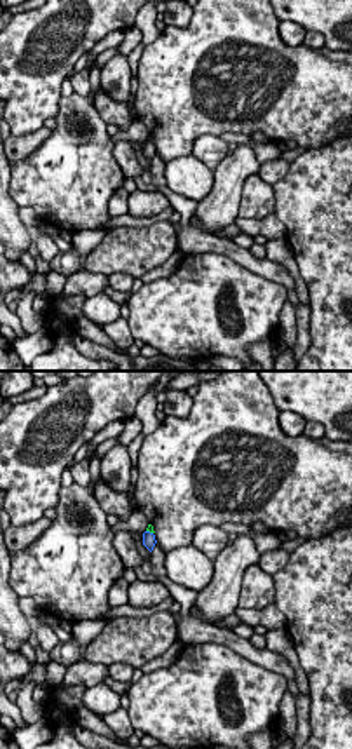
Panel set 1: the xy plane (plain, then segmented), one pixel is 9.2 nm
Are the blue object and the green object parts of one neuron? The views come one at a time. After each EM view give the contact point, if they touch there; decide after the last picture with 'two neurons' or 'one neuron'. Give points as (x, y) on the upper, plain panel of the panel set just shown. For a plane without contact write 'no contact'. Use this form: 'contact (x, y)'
contact (148, 141)

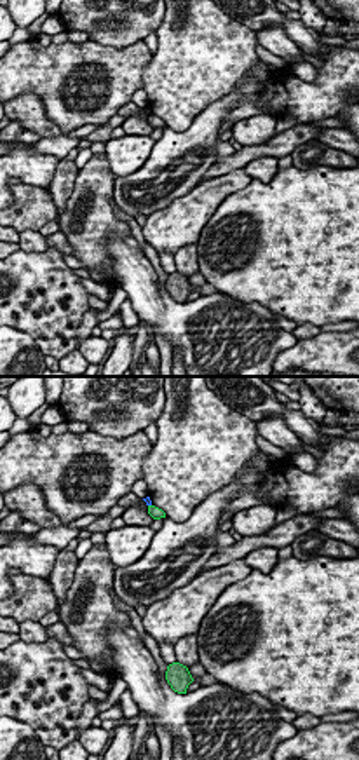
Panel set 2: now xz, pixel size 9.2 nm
no contact

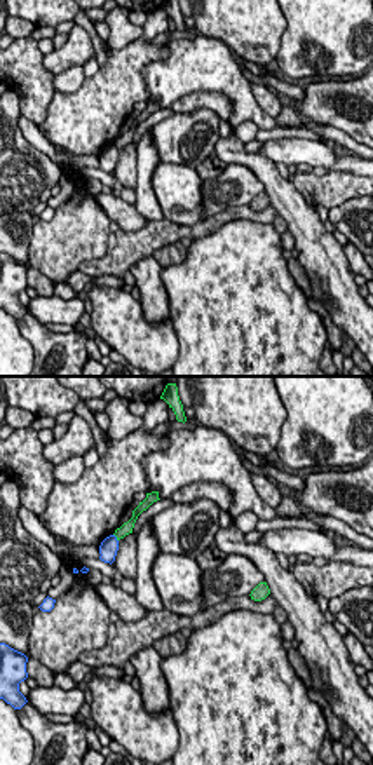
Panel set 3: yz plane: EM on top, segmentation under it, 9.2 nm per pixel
contact (115, 147)

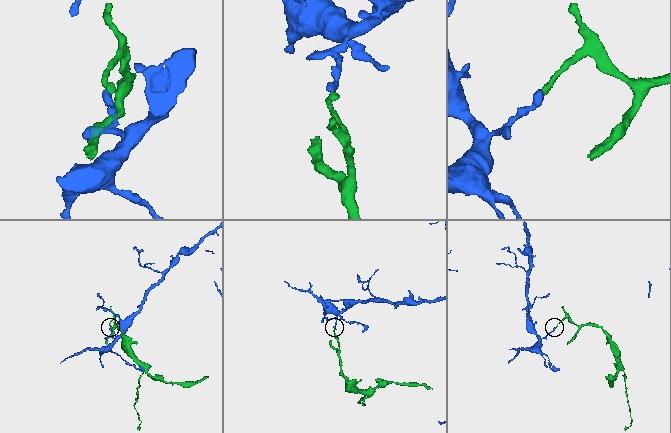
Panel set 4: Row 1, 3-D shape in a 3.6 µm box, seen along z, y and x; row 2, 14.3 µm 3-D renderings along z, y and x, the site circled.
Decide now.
two neurons

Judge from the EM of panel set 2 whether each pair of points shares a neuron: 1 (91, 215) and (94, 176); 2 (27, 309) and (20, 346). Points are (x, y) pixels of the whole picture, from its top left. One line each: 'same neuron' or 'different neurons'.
1: same neuron
2: different neurons

